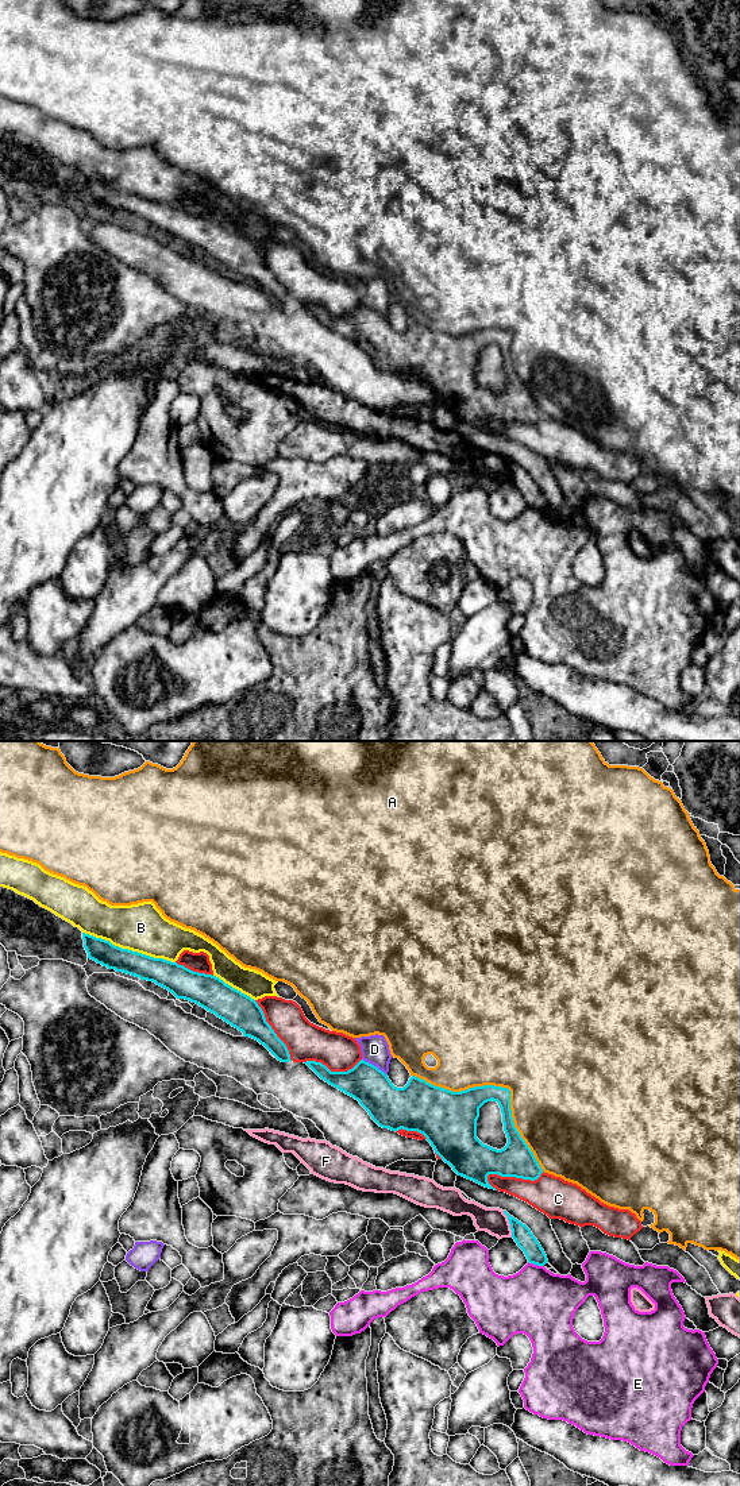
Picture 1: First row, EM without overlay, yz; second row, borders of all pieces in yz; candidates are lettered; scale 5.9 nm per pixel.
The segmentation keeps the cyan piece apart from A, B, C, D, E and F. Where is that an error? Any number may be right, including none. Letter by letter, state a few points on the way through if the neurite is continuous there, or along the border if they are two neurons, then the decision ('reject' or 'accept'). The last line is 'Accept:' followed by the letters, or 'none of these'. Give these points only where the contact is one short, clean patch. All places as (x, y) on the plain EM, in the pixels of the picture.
A: reject
B: reject
C: reject
D: along yz (362, 303), (386, 319) | reject
E: along yz (528, 505), (543, 510) | reject
F: along yz (503, 455), (512, 481) | reject
Accept: none of these

